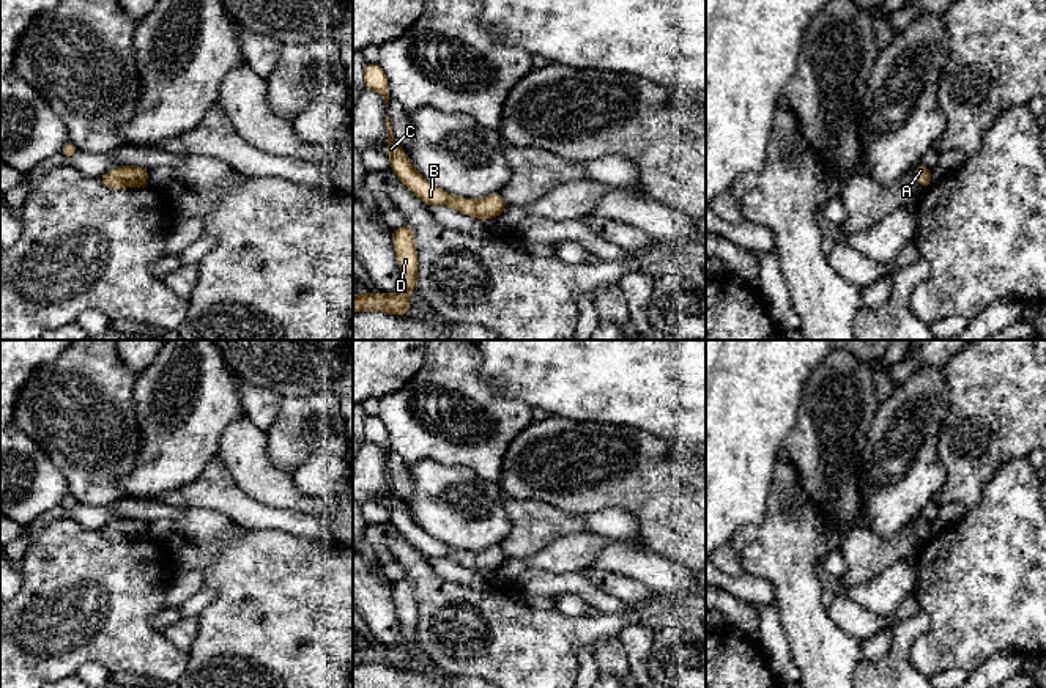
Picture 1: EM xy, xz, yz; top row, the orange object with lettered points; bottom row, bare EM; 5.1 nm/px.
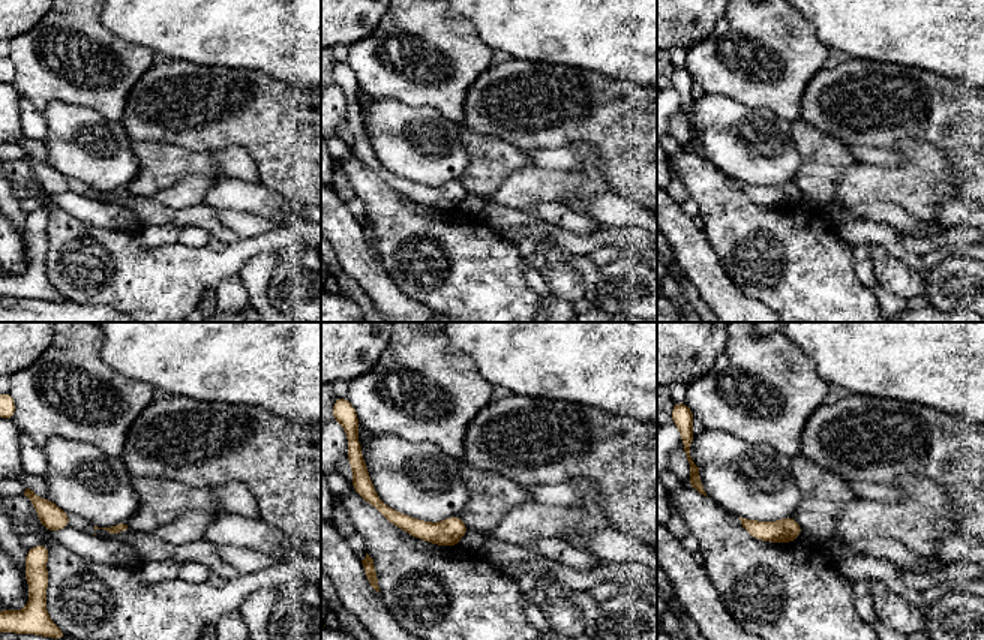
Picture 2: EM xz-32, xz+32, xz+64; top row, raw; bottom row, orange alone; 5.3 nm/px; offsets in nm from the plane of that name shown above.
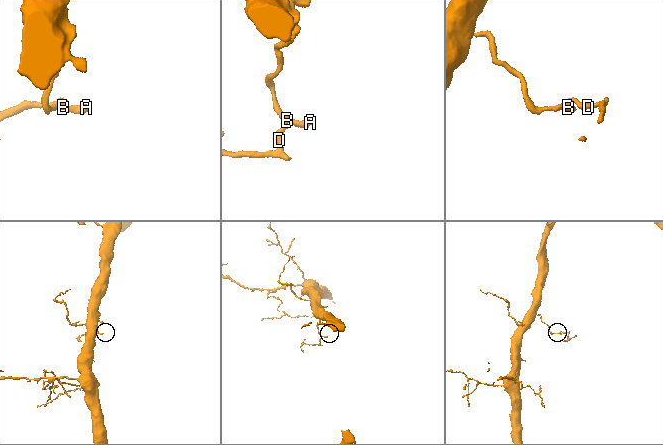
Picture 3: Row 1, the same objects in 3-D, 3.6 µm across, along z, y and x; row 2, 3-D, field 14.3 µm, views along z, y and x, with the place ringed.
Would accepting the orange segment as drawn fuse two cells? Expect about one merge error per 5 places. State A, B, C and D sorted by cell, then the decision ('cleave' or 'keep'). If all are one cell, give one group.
A B C D | keep

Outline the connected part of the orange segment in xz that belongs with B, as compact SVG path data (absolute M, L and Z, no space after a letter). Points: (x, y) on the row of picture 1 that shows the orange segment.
M386 115L386 131L388 131L386 153L391 159L391 170L424 203L446 205L457 209L462 214L477 217L477 219L498 217L507 208L507 203L504 202L499 192L490 194L480 200L473 200L473 198L452 195L440 189L438 186L433 186L416 172L411 161L405 156L405 148L395 143L395 139L391 132L392 126L388 115Z

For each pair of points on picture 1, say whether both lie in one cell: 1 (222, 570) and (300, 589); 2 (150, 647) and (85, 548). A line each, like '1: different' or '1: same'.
1: same
2: same

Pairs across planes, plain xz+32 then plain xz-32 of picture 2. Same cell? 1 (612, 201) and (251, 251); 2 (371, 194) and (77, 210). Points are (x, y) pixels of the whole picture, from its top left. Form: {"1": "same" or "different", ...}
{"1": "different", "2": "different"}

